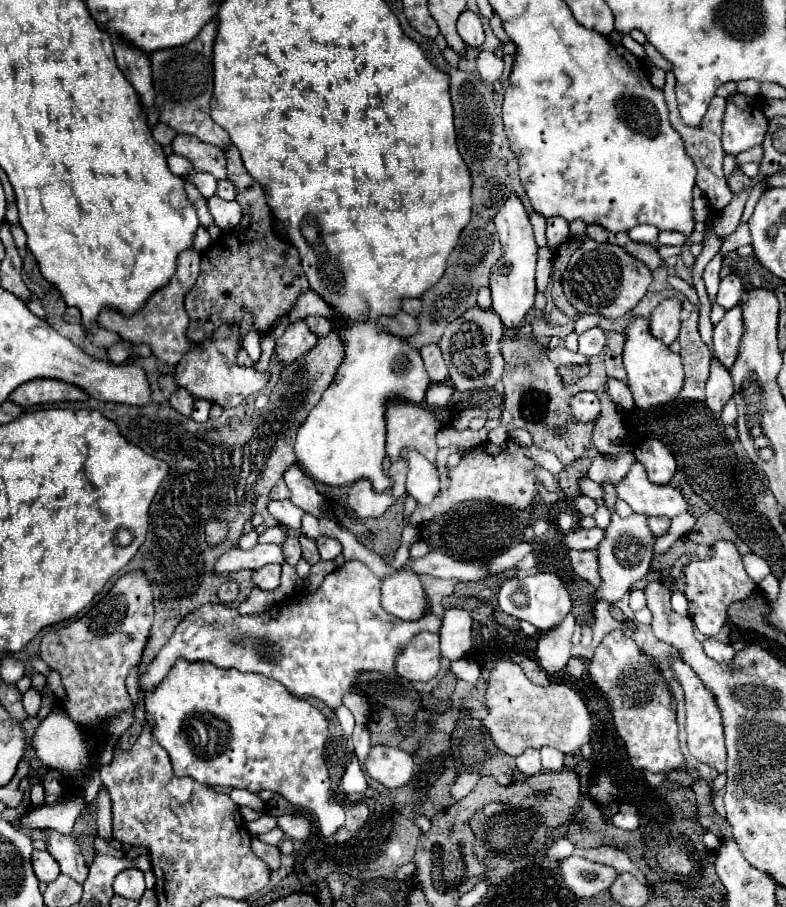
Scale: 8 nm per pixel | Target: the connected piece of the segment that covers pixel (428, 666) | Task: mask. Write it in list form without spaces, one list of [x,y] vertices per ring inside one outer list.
[[[420,632],[400,648],[396,672],[410,682],[428,682],[440,668],[440,634]]]

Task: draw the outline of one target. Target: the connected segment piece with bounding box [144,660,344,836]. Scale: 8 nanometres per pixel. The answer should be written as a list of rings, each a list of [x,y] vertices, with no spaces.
[[[180,660],[180,664],[176,664],[176,668],[172,668],[172,672],[168,672],[168,676],[158,684],[156,692],[146,692],[144,694],[144,708],[146,708],[146,716],[148,716],[148,722],[152,726],[154,736],[162,744],[162,748],[168,750],[174,772],[178,776],[190,776],[190,778],[194,778],[202,784],[210,784],[212,788],[242,788],[242,790],[248,790],[248,792],[254,792],[254,794],[260,792],[260,790],[278,792],[290,804],[314,812],[314,816],[322,824],[322,836],[332,836],[344,824],[344,808],[330,800],[330,778],[328,778],[328,768],[326,768],[326,762],[324,762],[324,744],[326,744],[326,738],[328,738],[328,722],[326,722],[324,714],[318,708],[314,708],[304,698],[292,696],[280,682],[276,682],[272,678],[264,678],[260,674],[242,674],[234,668],[224,670],[224,668],[218,668],[218,666],[208,664],[208,662]]]

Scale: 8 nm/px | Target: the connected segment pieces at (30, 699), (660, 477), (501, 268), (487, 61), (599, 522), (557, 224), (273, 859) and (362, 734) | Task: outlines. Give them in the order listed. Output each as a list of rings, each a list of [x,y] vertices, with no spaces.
[[[30,688],[26,694],[24,694],[24,708],[26,708],[26,712],[30,714],[30,716],[34,716],[34,714],[38,714],[38,710],[40,710],[40,700],[42,700],[42,692],[38,692],[36,688]]]
[[[648,438],[644,444],[640,444],[636,448],[634,456],[644,464],[648,478],[654,484],[668,484],[676,472],[674,454],[668,450],[668,446],[664,442],[660,442],[656,438]]]
[[[512,194],[502,208],[498,210],[496,218],[496,232],[500,236],[502,244],[502,258],[494,264],[490,274],[490,290],[492,290],[492,310],[500,316],[504,328],[516,328],[526,318],[528,310],[534,306],[536,296],[536,282],[534,282],[534,270],[536,270],[536,252],[538,246],[534,242],[534,232],[530,218],[516,194]]]
[[[482,50],[480,52],[480,56],[476,60],[476,66],[478,66],[480,76],[482,76],[482,80],[486,84],[494,84],[502,76],[502,58],[498,58],[490,50]]]
[[[604,505],[598,506],[596,512],[593,515],[596,527],[605,529],[610,523],[610,512]]]
[[[546,218],[546,224],[548,224],[548,230],[546,230],[546,236],[548,236],[548,248],[552,252],[558,250],[560,244],[564,244],[570,234],[568,234],[568,222],[564,218]]]
[[[252,838],[250,840],[250,846],[252,846],[252,852],[262,858],[270,870],[276,870],[280,866],[280,850],[276,846],[270,846],[270,844],[264,844],[260,842],[258,838]]]
[[[356,726],[354,734],[352,734],[352,742],[354,742],[354,750],[358,752],[360,762],[364,762],[364,756],[368,756],[368,752],[370,752],[370,748],[372,748],[366,726]]]

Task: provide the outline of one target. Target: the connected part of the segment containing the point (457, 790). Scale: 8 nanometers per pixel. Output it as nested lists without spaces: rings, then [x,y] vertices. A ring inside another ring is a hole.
[[[472,772],[460,774],[452,786],[452,800],[460,802],[464,796],[468,796],[474,790],[474,786],[478,784],[478,780],[480,780],[478,774],[472,774]]]

